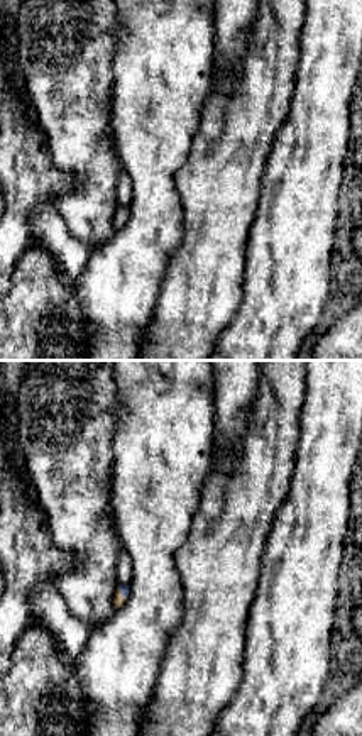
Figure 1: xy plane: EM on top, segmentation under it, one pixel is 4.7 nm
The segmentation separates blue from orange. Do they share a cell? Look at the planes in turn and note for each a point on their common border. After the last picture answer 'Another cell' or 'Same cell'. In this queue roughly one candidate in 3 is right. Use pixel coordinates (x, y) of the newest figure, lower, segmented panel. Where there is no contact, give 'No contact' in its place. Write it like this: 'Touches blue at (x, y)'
Touches blue at (120, 593)

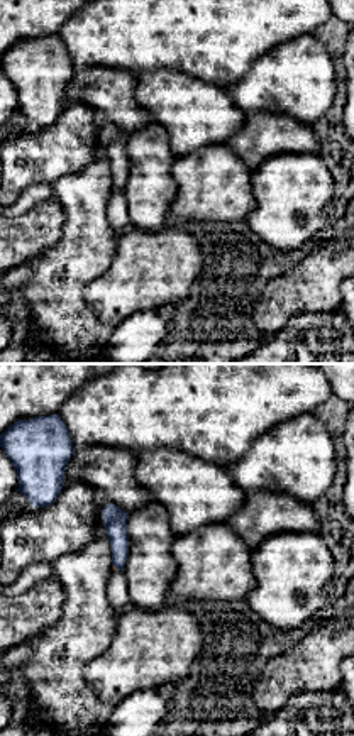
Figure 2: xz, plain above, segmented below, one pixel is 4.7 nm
Touches blue at (116, 567)

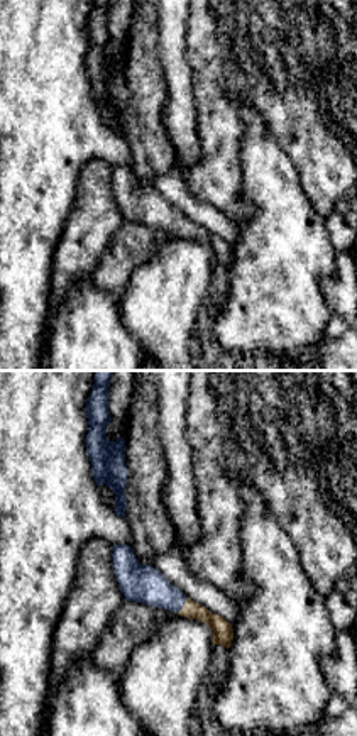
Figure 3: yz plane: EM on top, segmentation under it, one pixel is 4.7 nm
Touches blue at (183, 604)

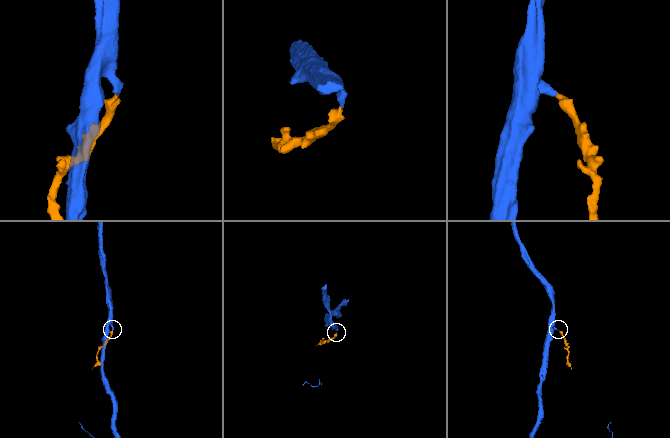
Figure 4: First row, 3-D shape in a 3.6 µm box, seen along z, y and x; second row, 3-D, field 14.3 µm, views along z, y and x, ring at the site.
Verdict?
Same cell

